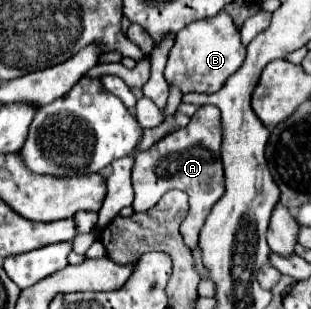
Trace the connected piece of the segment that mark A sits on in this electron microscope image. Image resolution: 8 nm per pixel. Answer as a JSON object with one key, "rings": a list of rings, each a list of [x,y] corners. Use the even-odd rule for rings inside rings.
{"rings":[[[203,105],[189,121],[185,129],[169,133],[165,139],[157,141],[151,149],[139,151],[131,169],[131,181],[135,191],[133,211],[149,211],[163,193],[171,189],[181,189],[189,195],[189,217],[181,223],[181,235],[189,249],[197,247],[197,237],[205,217],[211,213],[213,205],[225,193],[225,177],[221,165],[221,115],[213,105]]]}

